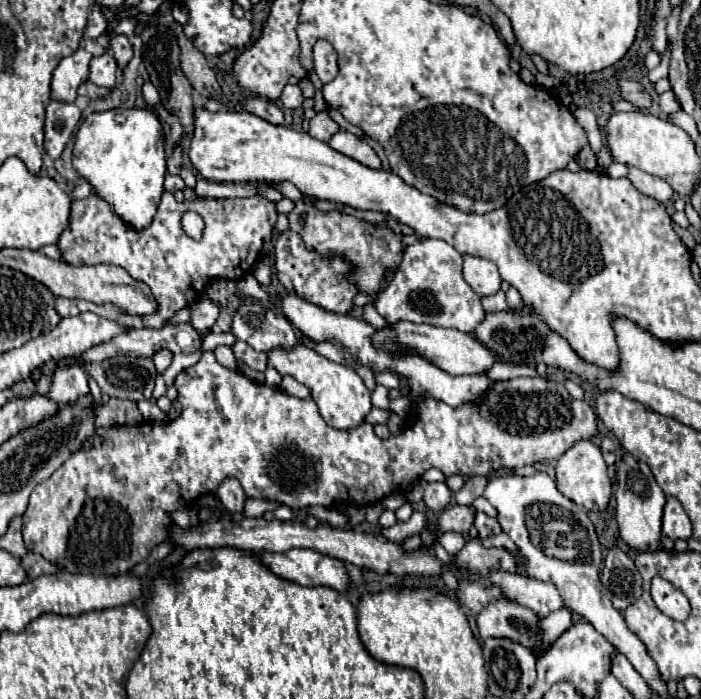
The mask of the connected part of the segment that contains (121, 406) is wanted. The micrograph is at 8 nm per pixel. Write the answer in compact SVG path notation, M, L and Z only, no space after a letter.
M110 397L106 405L94 407L94 425L96 427L114 427L114 425L134 425L142 423L136 401Z

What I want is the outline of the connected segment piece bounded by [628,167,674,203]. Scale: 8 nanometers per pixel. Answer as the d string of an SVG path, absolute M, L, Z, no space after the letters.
M630 167L628 179L630 179L630 181L634 183L634 187L636 187L642 195L646 195L646 197L652 197L652 199L656 199L656 201L660 201L660 203L668 203L668 201L674 199L672 187L670 187L664 179L660 179L660 177L654 177L654 175L650 175L650 173L642 173L642 171L636 169L636 167Z

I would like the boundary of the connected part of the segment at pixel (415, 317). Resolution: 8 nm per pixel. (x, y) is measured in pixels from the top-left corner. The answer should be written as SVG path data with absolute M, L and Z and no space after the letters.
M420 239L406 247L400 269L378 295L374 307L388 323L406 319L412 323L452 327L464 333L474 331L474 327L484 319L480 297L462 277L462 255L442 239Z

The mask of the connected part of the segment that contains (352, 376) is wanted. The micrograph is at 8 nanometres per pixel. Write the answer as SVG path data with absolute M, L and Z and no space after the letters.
M296 343L294 347L274 347L266 351L268 365L272 365L280 375L290 375L296 381L304 383L312 391L312 399L316 401L320 415L336 429L352 429L360 425L366 417L366 413L372 409L370 405L370 391L366 389L360 375L340 363L334 363L322 355L318 355L314 349L310 349L304 343Z

